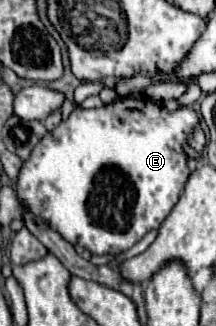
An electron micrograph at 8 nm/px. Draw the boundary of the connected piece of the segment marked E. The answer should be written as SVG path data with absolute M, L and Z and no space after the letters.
M118 98L114 104L106 104L106 106L94 108L94 110L76 108L66 122L60 122L60 126L56 126L52 132L48 132L38 142L38 146L32 150L32 156L22 164L22 170L20 170L20 176L18 176L18 182L16 182L16 194L30 208L32 214L36 214L44 222L48 222L70 244L80 244L86 250L90 250L92 254L120 254L120 252L126 252L138 240L142 240L142 236L146 232L158 228L164 222L164 218L170 214L170 210L176 206L176 202L178 202L178 198L184 190L184 184L190 176L190 170L188 170L188 164L186 164L186 152L184 152L186 136L194 130L196 124L198 124L198 116L188 106L180 106L176 112L168 112L162 104L150 102L146 98Z

